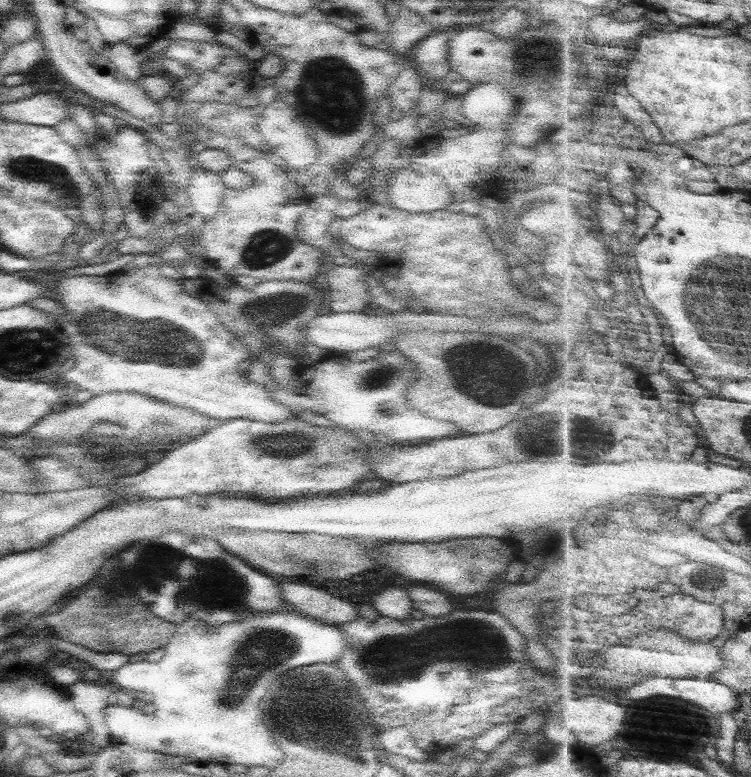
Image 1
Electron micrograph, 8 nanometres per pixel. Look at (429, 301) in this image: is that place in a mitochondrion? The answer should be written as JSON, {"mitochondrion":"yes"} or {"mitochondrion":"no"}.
{"mitochondrion":"no"}

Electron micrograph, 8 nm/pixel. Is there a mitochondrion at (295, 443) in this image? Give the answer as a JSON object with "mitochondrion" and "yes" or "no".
{"mitochondrion":"yes"}

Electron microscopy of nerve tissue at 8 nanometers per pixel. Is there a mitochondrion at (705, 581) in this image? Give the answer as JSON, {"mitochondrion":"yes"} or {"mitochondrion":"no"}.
{"mitochondrion":"yes"}

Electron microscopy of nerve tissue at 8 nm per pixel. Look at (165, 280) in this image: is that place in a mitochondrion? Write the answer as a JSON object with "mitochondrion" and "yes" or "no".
{"mitochondrion":"no"}

